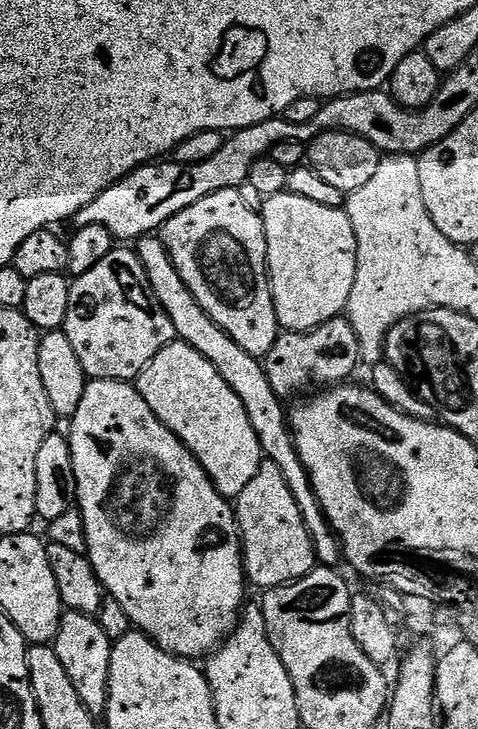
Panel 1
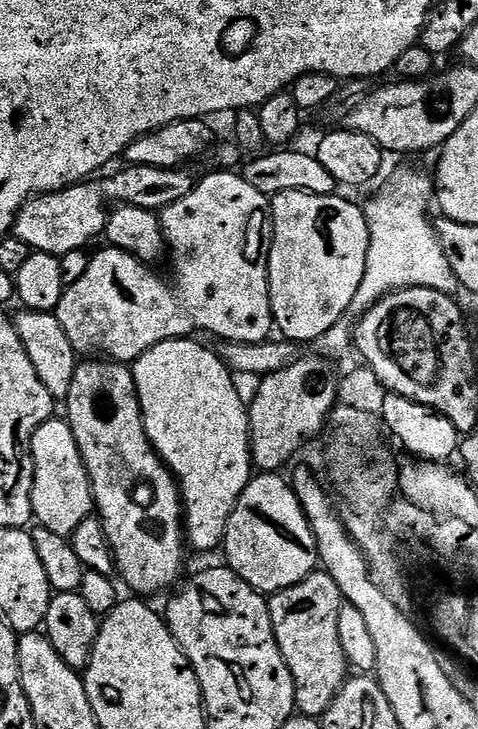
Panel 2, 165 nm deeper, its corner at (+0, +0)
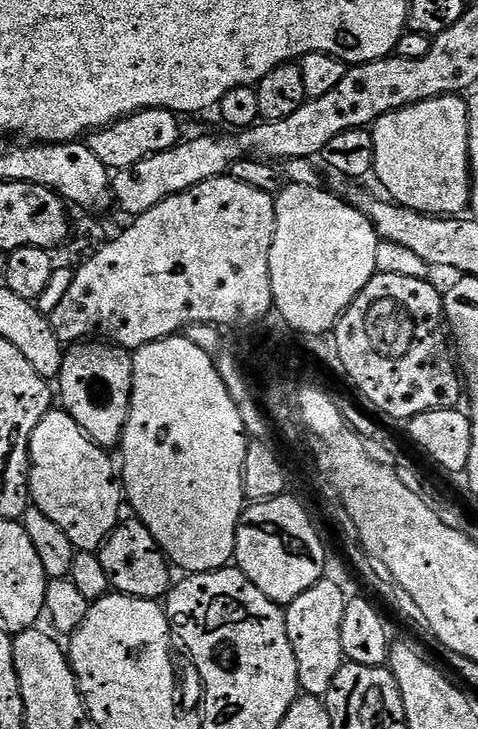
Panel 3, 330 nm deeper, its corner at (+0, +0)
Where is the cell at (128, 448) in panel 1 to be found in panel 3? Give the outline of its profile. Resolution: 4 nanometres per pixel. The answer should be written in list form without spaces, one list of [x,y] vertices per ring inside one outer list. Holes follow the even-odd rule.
[[[77,342],[64,353],[62,370],[58,377],[58,400],[63,411],[78,422],[78,426],[95,444],[105,450],[112,450],[119,445],[120,436],[128,421],[128,411],[132,401],[132,352],[111,342]]]

